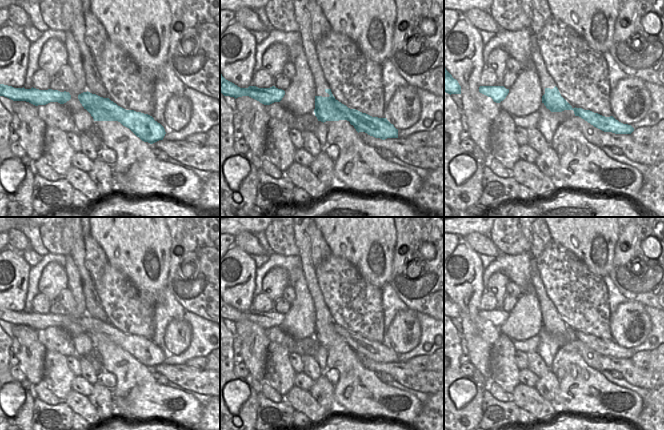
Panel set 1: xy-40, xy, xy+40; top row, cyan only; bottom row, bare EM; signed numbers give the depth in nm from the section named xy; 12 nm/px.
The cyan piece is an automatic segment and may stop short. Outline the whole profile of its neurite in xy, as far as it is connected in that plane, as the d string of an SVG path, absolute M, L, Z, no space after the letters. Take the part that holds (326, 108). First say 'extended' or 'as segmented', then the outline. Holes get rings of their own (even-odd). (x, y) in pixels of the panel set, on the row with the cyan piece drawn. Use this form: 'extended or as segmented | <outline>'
as segmented | M325 89L329 97L315 96L314 113L318 121L347 120L356 131L365 132L375 138L385 140L398 138L398 129L387 118L372 117L356 109L350 109L333 96L331 89Z

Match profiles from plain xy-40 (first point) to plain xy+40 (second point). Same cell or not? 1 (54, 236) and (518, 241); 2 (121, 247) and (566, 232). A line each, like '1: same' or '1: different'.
1: same
2: same

